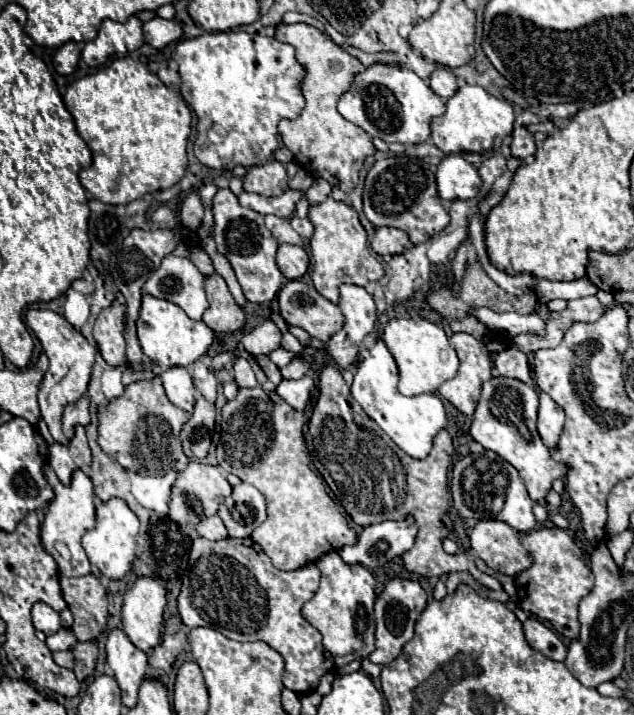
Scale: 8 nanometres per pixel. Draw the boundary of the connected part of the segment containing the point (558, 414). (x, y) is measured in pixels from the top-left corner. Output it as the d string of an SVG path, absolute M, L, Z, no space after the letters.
M540 392L540 408L538 408L538 434L546 448L558 446L558 438L562 436L564 414L562 408L544 392Z

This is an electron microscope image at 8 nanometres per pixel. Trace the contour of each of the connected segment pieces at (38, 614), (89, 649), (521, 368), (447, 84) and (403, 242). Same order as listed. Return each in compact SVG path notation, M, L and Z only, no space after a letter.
M38 602L32 608L32 622L34 622L34 628L42 630L46 636L50 636L62 628L60 614L42 602Z
M78 642L76 646L72 646L72 650L76 656L74 674L80 682L84 682L88 676L94 674L96 660L98 660L98 648L94 642Z
M508 348L498 352L494 358L494 366L500 372L500 376L508 376L508 378L516 378L526 384L532 384L532 370L530 370L528 358L518 348Z
M436 68L432 74L430 74L430 88L442 98L442 100L448 100L450 96L456 94L458 90L458 84L456 84L456 76L452 74L450 68Z
M382 226L382 228L376 228L376 236L372 238L370 242L372 250L380 256L386 256L386 254L400 254L404 248L410 246L410 238L406 232L398 230L398 228L388 228L388 226Z

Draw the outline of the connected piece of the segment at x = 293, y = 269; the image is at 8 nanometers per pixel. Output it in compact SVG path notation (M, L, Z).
M280 244L278 254L276 254L276 264L288 280L298 280L308 272L310 258L302 246Z

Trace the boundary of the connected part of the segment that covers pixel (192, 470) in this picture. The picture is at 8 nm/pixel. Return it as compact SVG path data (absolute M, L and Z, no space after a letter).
M190 462L174 482L172 498L182 500L194 522L202 518L216 516L218 506L226 496L232 494L232 486L222 476L218 466L206 466L200 462Z

